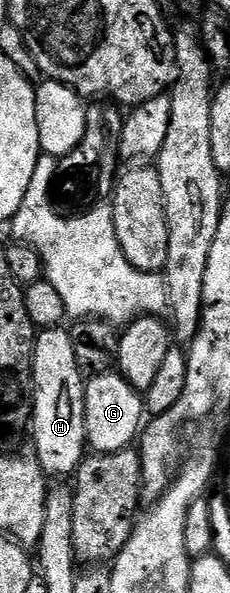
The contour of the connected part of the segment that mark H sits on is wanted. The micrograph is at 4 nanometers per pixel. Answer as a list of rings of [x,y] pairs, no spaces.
[[[48,326],[35,335],[33,352],[33,380],[35,400],[29,435],[35,443],[33,449],[41,468],[55,480],[74,475],[88,453],[85,428],[85,376],[77,368],[77,356],[73,353],[70,329]]]

